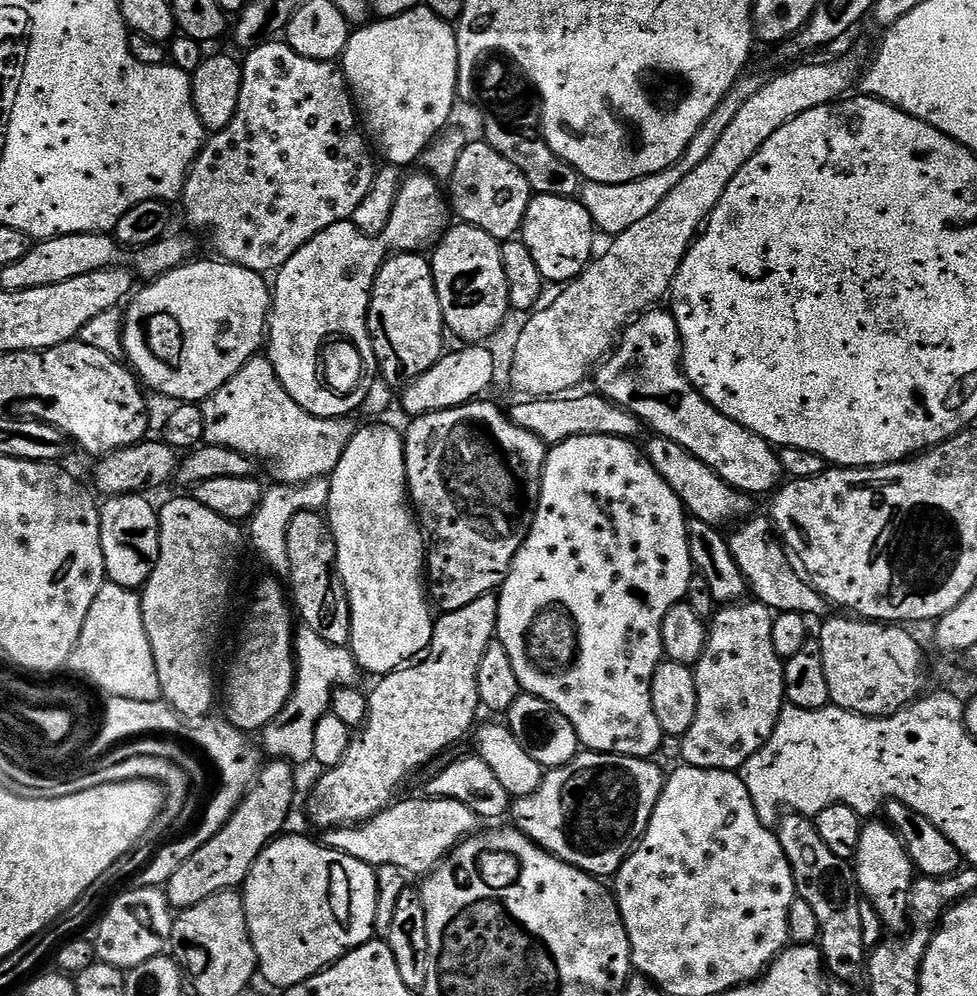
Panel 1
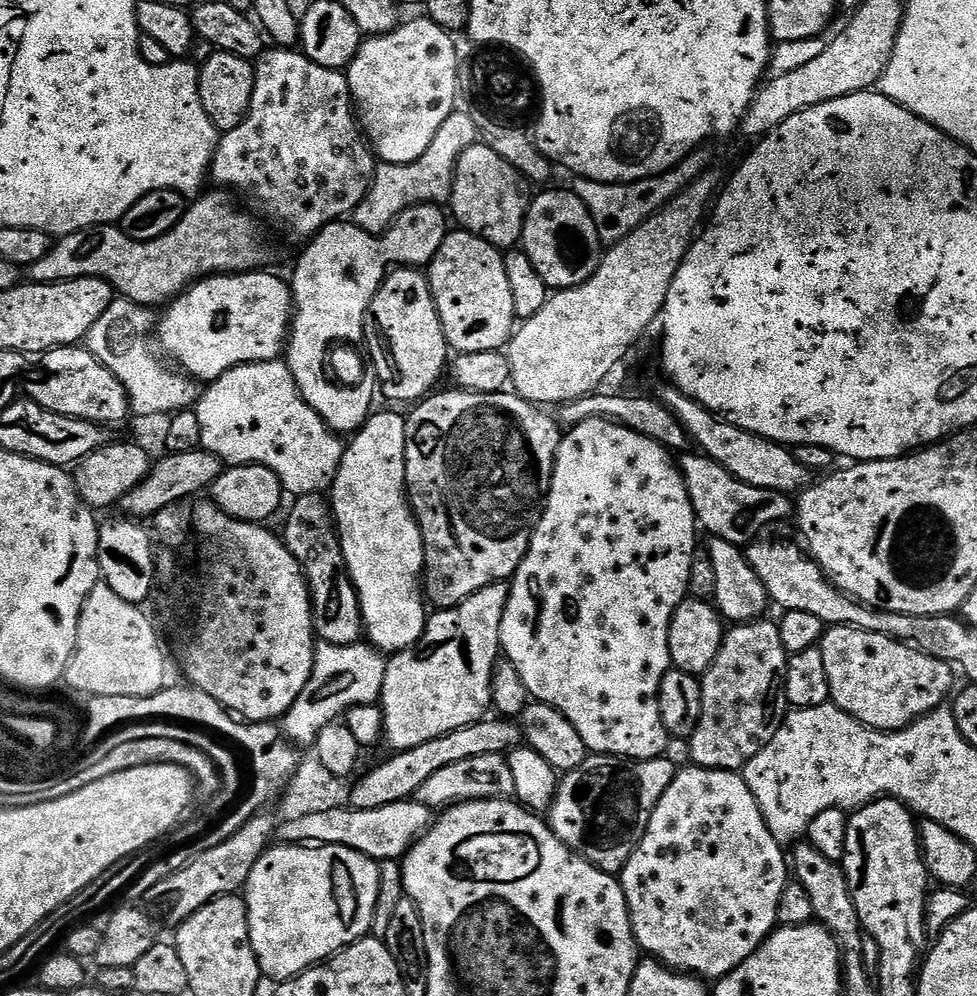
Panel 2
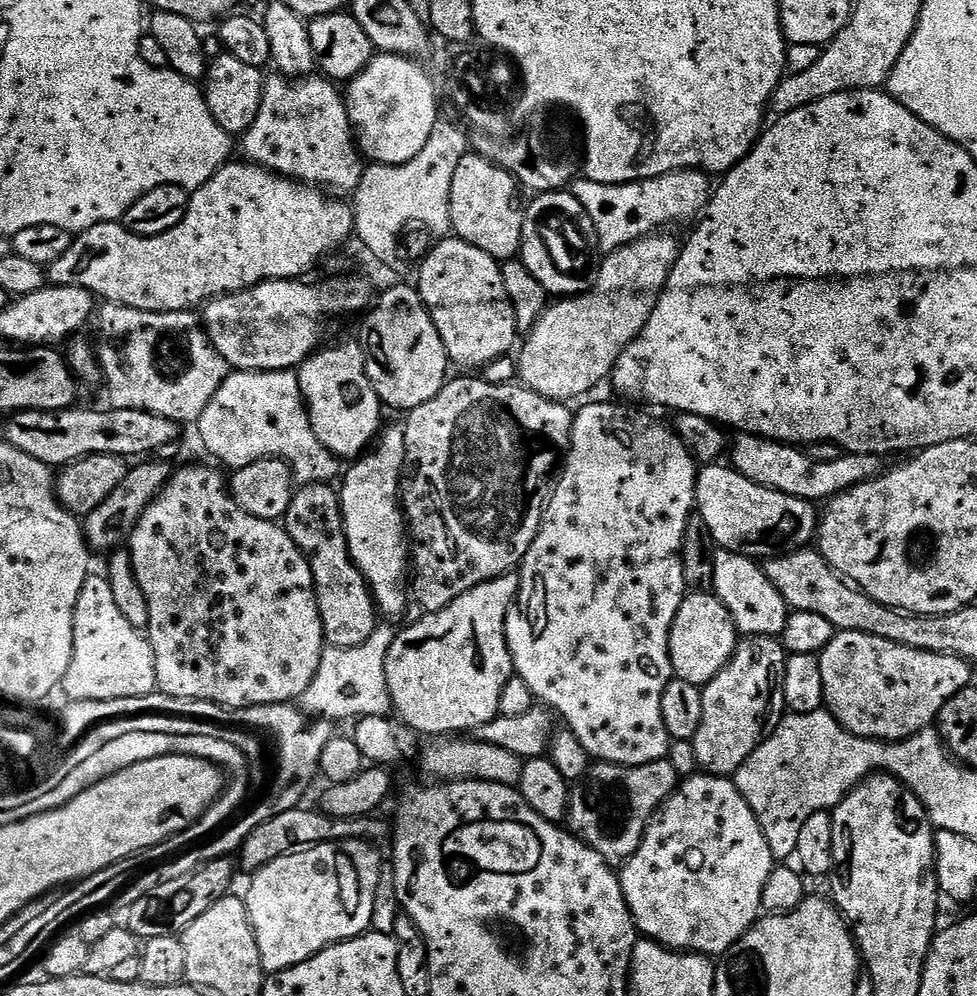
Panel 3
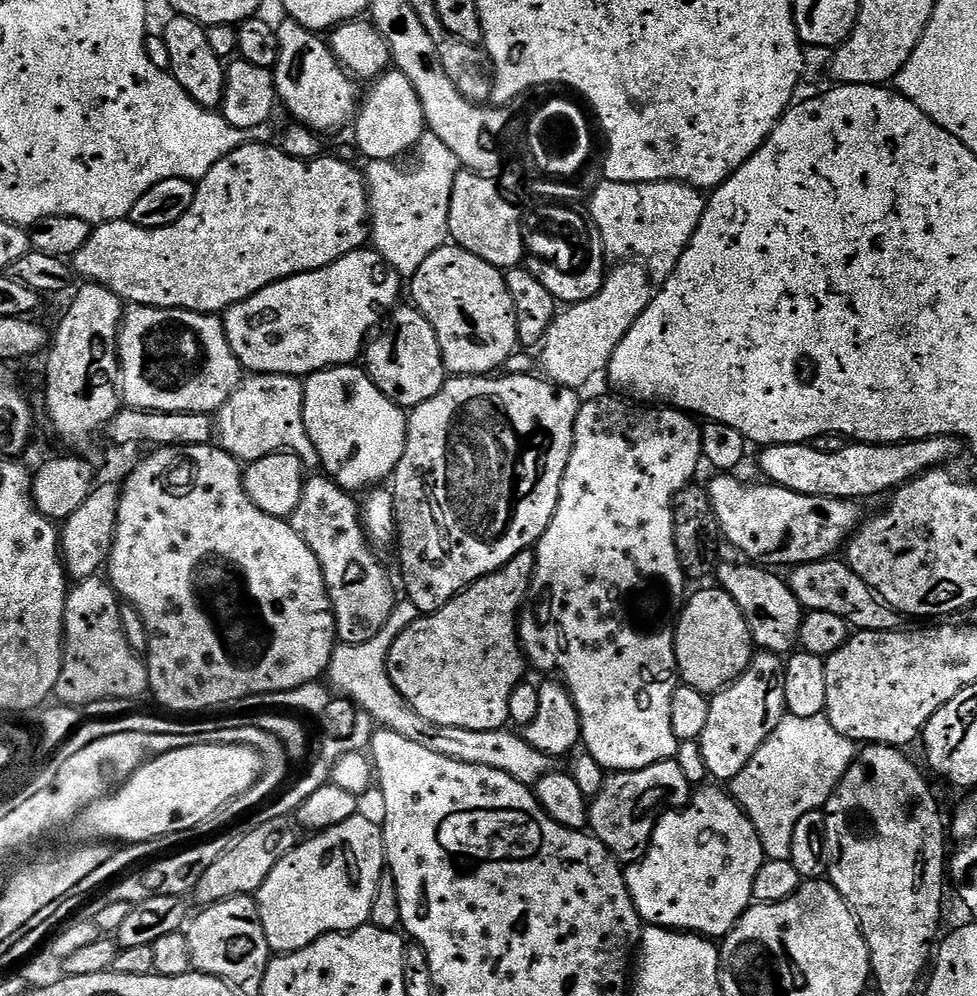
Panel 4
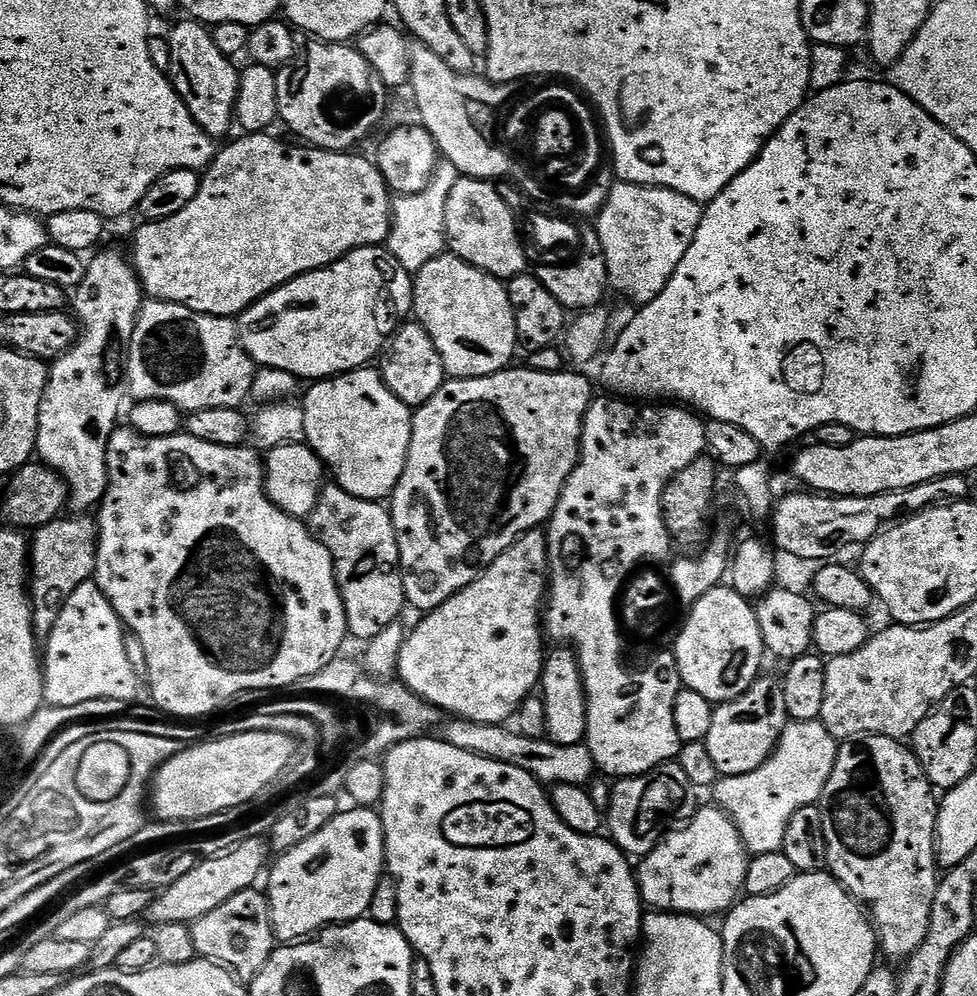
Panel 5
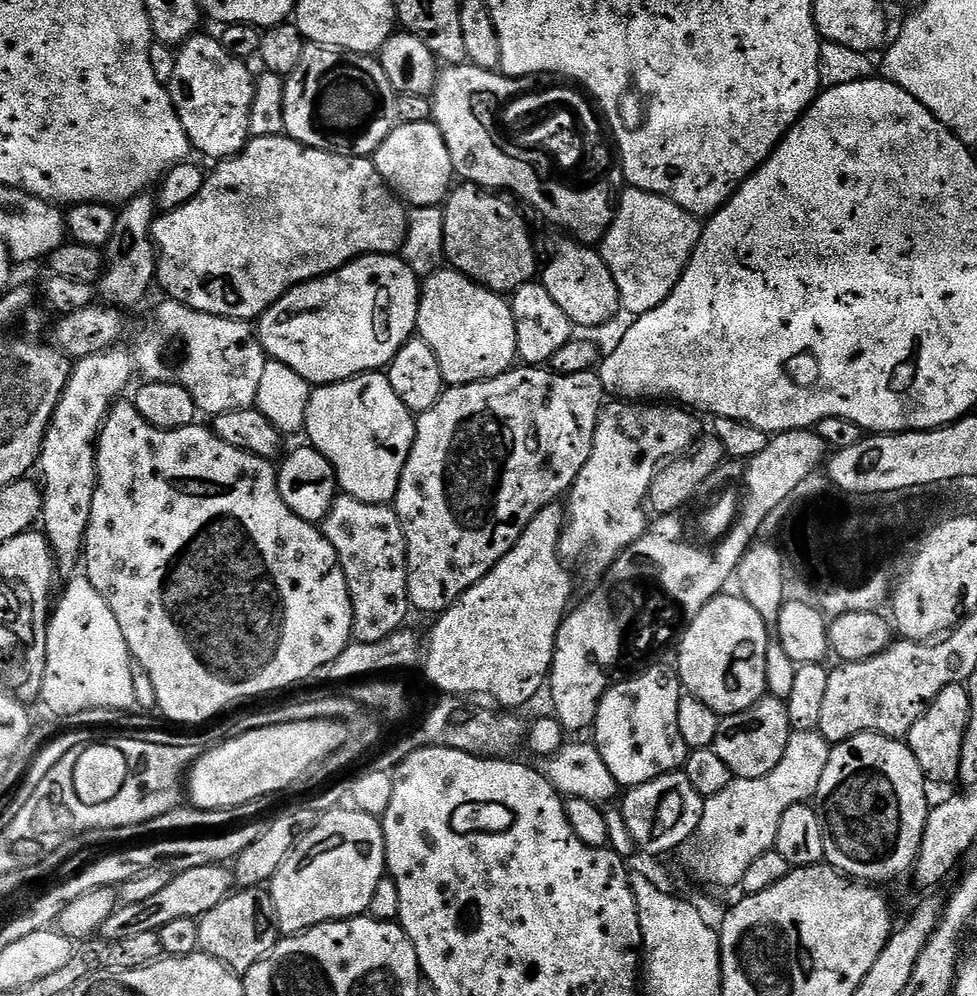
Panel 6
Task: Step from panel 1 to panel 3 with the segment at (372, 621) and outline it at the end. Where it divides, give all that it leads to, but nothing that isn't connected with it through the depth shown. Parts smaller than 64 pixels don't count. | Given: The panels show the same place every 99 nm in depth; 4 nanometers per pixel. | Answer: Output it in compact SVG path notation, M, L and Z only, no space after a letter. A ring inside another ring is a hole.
M399 423L397 425L392 424L388 429L387 428L388 425L379 433L374 447L359 457L359 459L349 467L353 467L349 472L347 469L347 471L343 473L342 481L344 480L344 485L339 485L338 495L340 498L340 509L344 515L344 533L348 539L348 552L352 555L352 560L356 563L357 568L360 569L361 574L364 575L364 579L368 581L369 588L372 589L372 597L376 599L376 607L379 615L384 618L392 618L388 616L402 615L408 608L408 600L410 604L410 536L406 531L406 521L402 511L402 477L406 471L406 438L404 437L404 429Z

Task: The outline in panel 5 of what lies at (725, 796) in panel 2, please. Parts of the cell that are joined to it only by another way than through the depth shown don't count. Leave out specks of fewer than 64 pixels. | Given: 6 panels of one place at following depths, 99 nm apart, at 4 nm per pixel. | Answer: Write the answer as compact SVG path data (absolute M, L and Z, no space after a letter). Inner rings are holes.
M701 807L687 824L669 832L650 855L639 861L636 883L640 886L640 899L652 910L701 918L719 917L741 899L749 859L748 848L742 842L732 819L721 808Z

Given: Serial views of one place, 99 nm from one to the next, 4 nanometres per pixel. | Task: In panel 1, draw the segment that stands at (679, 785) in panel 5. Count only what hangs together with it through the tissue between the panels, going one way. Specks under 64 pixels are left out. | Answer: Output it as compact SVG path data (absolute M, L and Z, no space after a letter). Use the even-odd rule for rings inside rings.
M581 751L566 766L545 771L544 781L534 794L521 796L511 805L511 823L524 836L529 836L539 848L544 848L560 860L572 864L597 878L615 877L633 848L648 829L654 806L664 789L666 772L651 759L639 756L615 756L609 752Z

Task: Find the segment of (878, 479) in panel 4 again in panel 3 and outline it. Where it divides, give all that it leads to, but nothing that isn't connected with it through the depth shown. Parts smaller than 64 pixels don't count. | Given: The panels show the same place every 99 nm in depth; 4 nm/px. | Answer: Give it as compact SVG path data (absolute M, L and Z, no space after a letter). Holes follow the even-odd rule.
M740 434L730 444L731 467L735 468L750 482L758 482L767 488L790 494L813 502L827 502L839 492L850 490L867 480L881 475L881 457L870 454L842 454L837 460L818 462L810 458L807 451L791 444L781 444L779 440L765 440L763 436Z

